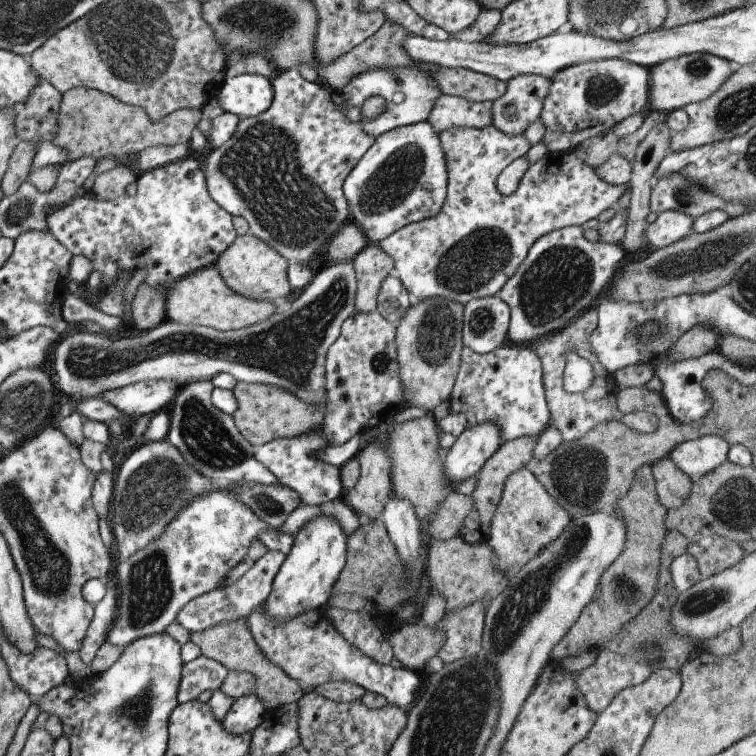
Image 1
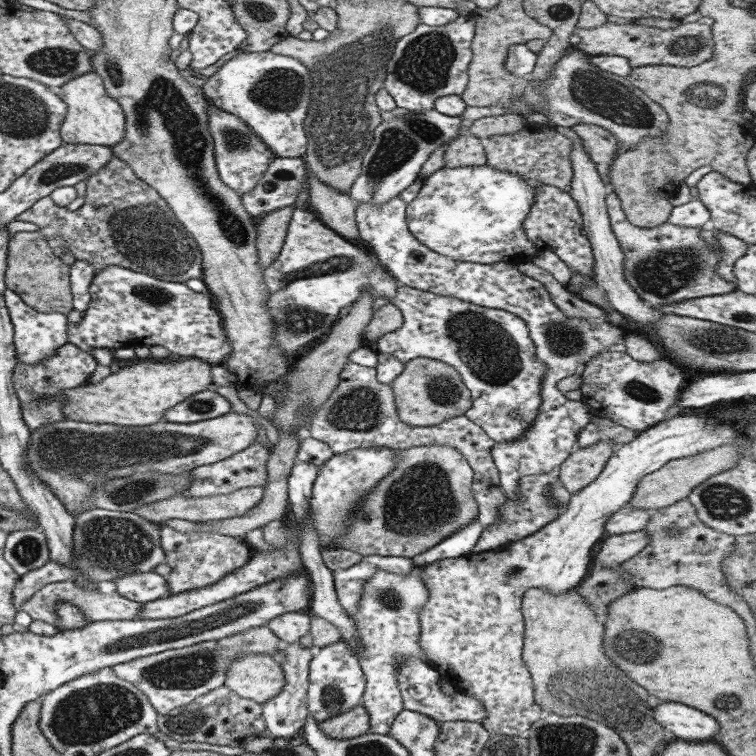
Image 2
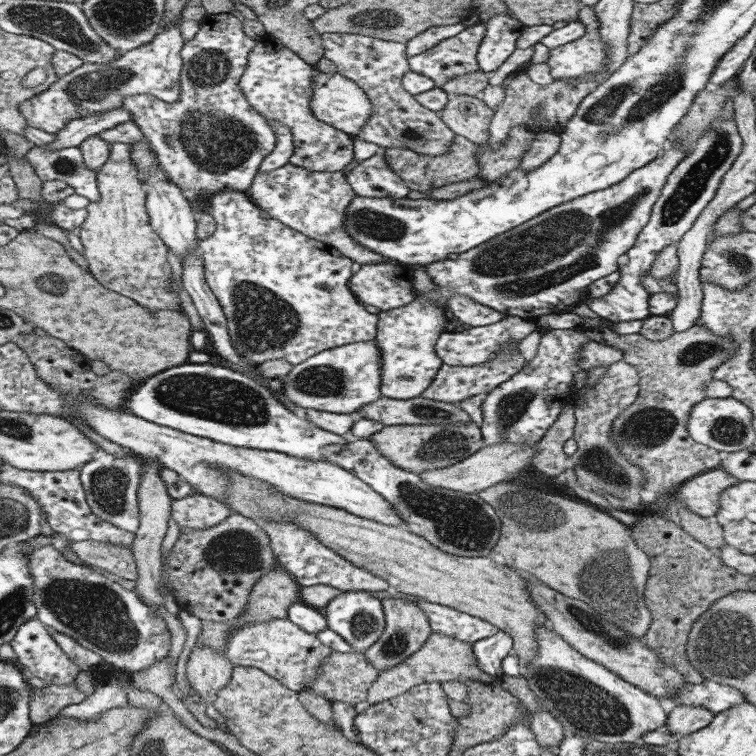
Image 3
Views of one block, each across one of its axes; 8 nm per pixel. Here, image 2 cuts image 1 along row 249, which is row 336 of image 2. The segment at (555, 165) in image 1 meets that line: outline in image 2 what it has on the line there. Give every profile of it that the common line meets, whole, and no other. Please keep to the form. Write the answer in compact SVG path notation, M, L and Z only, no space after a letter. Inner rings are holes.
M404 284L398 286L391 303L403 315L402 327L380 337L374 349L380 353L391 354L403 365L408 360L424 357L441 360L454 367L460 374L462 383L471 391L472 406L464 415L482 427L496 442L520 440L536 420L538 410L542 406L541 385L546 374L546 363L542 363L536 356L536 347L530 338L526 322L499 309L475 306L450 296L436 296Z

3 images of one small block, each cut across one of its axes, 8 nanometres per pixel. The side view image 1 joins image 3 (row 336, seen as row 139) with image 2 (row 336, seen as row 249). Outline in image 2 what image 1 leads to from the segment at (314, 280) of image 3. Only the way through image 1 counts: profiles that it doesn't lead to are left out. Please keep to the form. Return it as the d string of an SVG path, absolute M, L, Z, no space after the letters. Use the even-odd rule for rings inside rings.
M294 209L287 235L280 255L264 270L263 282L266 284L270 297L265 306L274 324L274 340L278 348L285 354L296 354L307 350L310 344L323 340L339 321L344 308L352 308L361 292L371 292L374 300L384 296L389 302L394 300L400 282L396 281L372 256L364 249L352 245L337 232L328 228L315 212L304 209Z

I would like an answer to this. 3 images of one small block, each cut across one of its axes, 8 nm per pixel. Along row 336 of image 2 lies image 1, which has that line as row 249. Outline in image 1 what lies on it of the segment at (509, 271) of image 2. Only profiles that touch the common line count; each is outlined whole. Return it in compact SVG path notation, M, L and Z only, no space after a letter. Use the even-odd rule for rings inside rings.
M564 227L541 236L530 247L528 256L518 265L517 271L497 292L497 295L509 306L511 319L508 329L508 341L524 345L542 340L569 325L572 319L586 312L602 299L613 284L614 274L626 253L623 247L610 243L593 243L584 237L583 227Z

